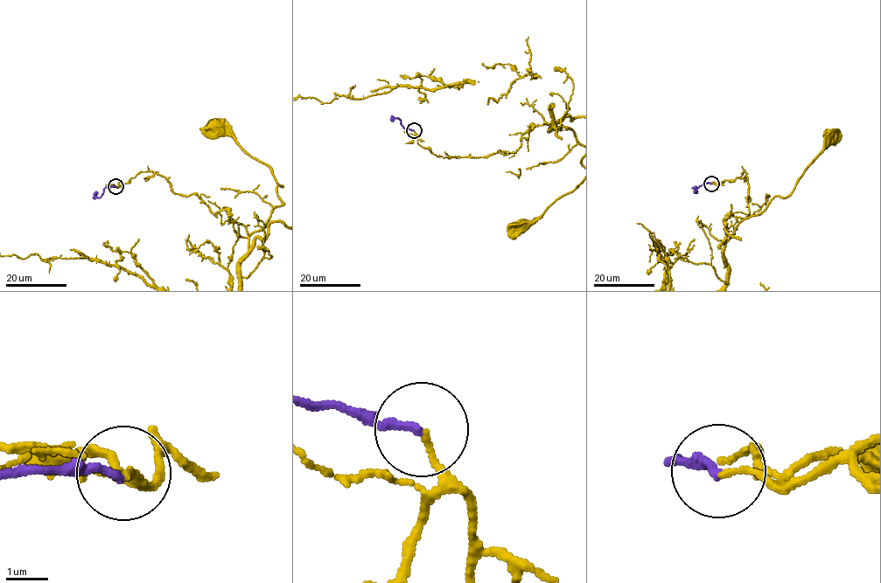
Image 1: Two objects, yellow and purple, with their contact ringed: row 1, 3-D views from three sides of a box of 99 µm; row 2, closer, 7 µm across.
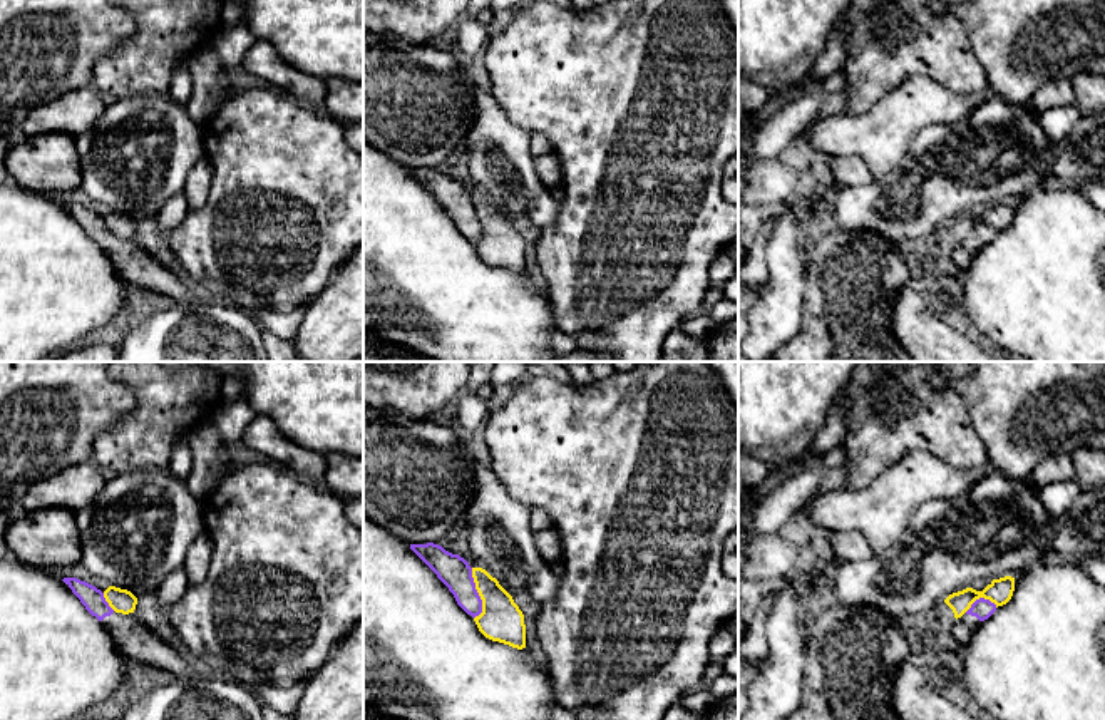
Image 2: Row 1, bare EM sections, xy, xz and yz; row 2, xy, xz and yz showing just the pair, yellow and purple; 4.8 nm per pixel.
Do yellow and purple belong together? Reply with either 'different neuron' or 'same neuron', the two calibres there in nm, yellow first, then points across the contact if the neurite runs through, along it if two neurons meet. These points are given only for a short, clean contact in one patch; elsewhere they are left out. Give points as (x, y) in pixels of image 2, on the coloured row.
different neuron | 200/160 nm | along xz (471, 568), (474, 588), (481, 600), (481, 612), (474, 618)

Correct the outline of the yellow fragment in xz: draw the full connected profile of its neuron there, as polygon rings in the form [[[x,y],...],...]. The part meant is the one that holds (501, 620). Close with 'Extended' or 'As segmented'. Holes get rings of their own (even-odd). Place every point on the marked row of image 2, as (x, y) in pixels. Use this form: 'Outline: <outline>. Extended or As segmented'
Outline: [[[472,568],[475,589],[482,599],[482,613],[474,618],[479,631],[512,648],[526,648],[524,615],[512,596],[482,568]]]. As segmented

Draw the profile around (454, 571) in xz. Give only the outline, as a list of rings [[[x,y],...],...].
[[[410,544],[410,549],[437,574],[437,578],[454,594],[457,604],[472,618],[482,613],[482,599],[475,589],[472,568],[459,554],[445,551],[442,546]]]

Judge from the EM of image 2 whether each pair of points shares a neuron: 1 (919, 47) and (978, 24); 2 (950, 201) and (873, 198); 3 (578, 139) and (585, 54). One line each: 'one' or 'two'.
1: two
2: one
3: one

